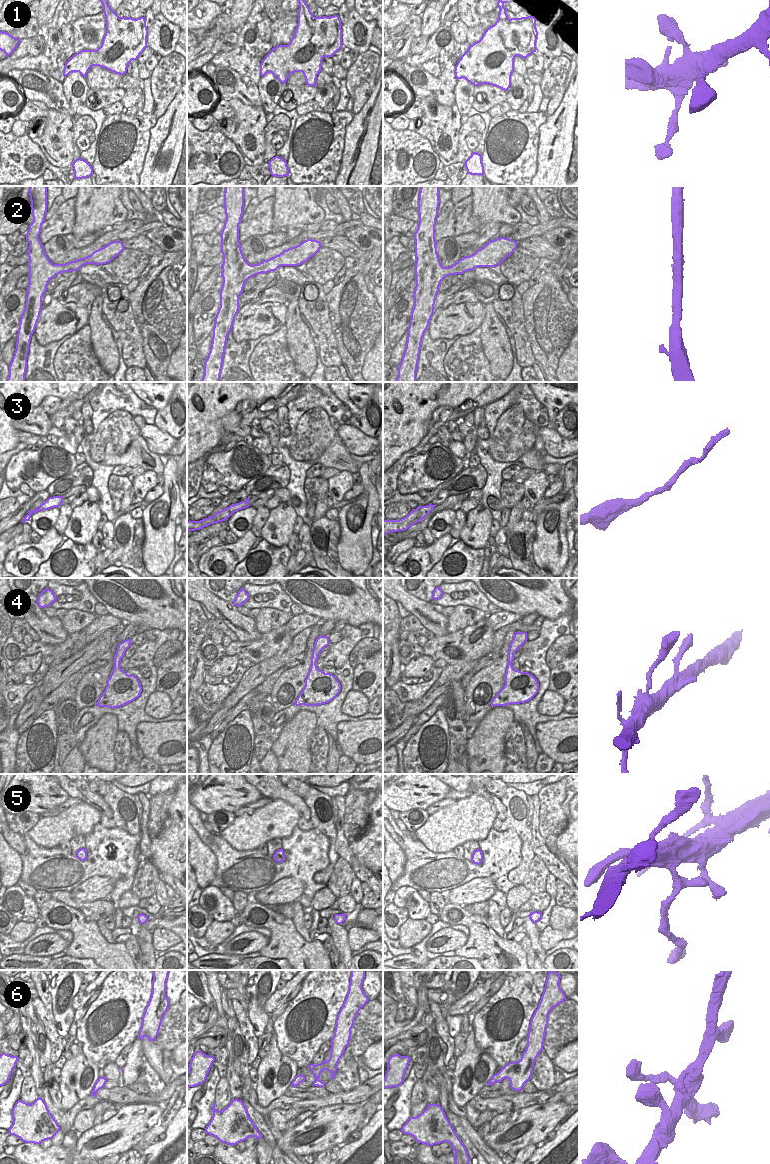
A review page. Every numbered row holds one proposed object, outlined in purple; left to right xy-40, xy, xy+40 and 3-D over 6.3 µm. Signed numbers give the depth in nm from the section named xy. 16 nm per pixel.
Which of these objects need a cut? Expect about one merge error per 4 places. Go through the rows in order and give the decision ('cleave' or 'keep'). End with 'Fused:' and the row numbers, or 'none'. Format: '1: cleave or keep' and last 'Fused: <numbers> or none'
1: keep
2: keep
3: keep
4: keep
5: cleave
6: keep
Fused: 5

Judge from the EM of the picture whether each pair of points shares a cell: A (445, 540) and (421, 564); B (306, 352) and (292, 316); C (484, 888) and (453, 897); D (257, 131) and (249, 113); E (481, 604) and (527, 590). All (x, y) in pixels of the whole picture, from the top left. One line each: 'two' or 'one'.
A: one
B: one
C: one
D: one
E: two

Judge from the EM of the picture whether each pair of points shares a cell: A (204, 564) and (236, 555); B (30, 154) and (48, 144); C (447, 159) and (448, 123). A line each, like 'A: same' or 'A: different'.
A: same
B: different
C: same

